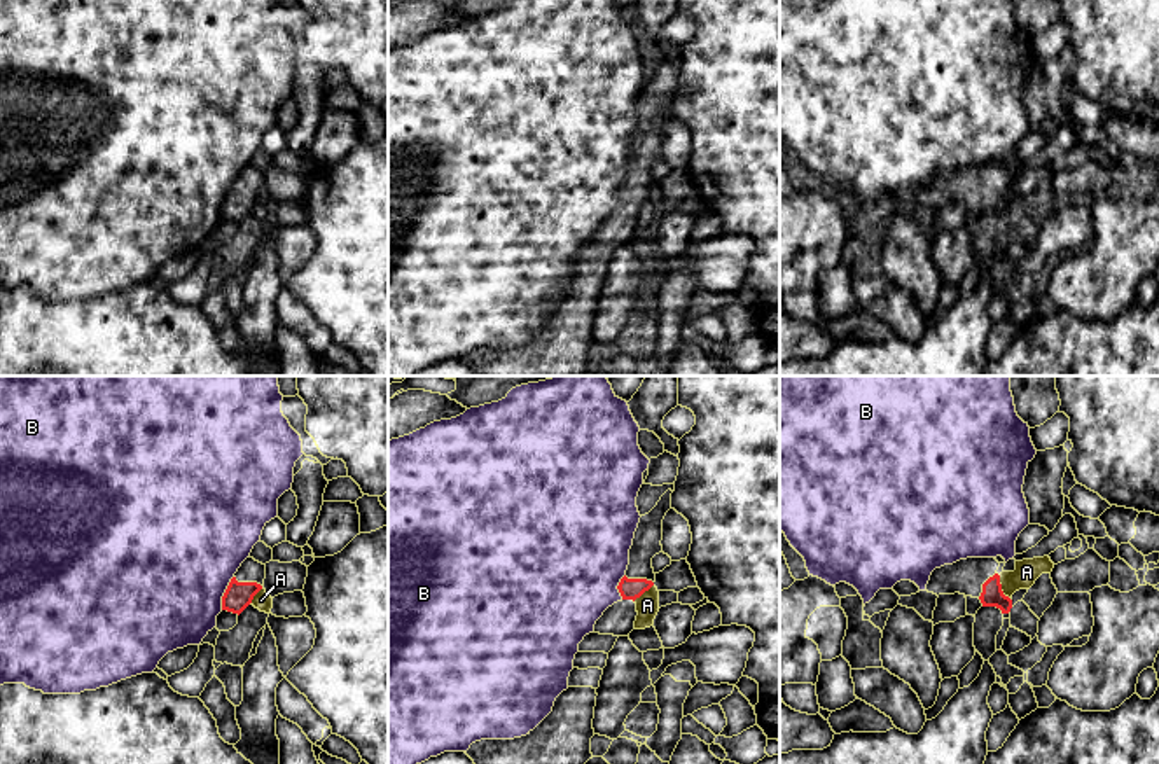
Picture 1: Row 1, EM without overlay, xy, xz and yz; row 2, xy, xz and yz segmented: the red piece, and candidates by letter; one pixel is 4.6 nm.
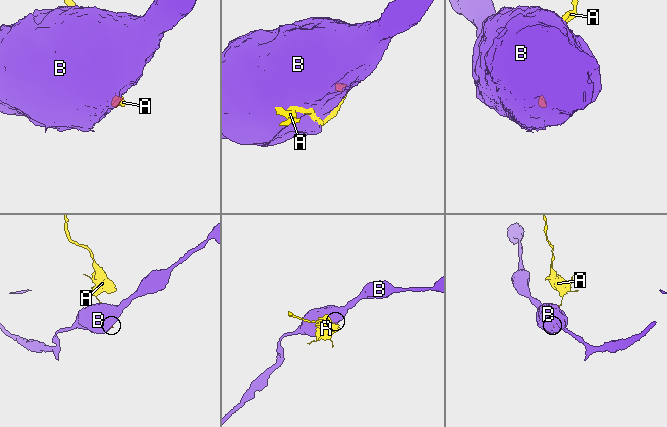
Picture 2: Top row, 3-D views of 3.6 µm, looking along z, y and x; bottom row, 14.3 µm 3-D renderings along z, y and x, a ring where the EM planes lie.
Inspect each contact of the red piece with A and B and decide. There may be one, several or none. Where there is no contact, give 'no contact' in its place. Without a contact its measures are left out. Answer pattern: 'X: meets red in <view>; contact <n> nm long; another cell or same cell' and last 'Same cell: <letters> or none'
A: meets red in yz; contact 120 nm long; another cell
B: meets red in xy; contact 170 nm long; another cell
Same cell: none

